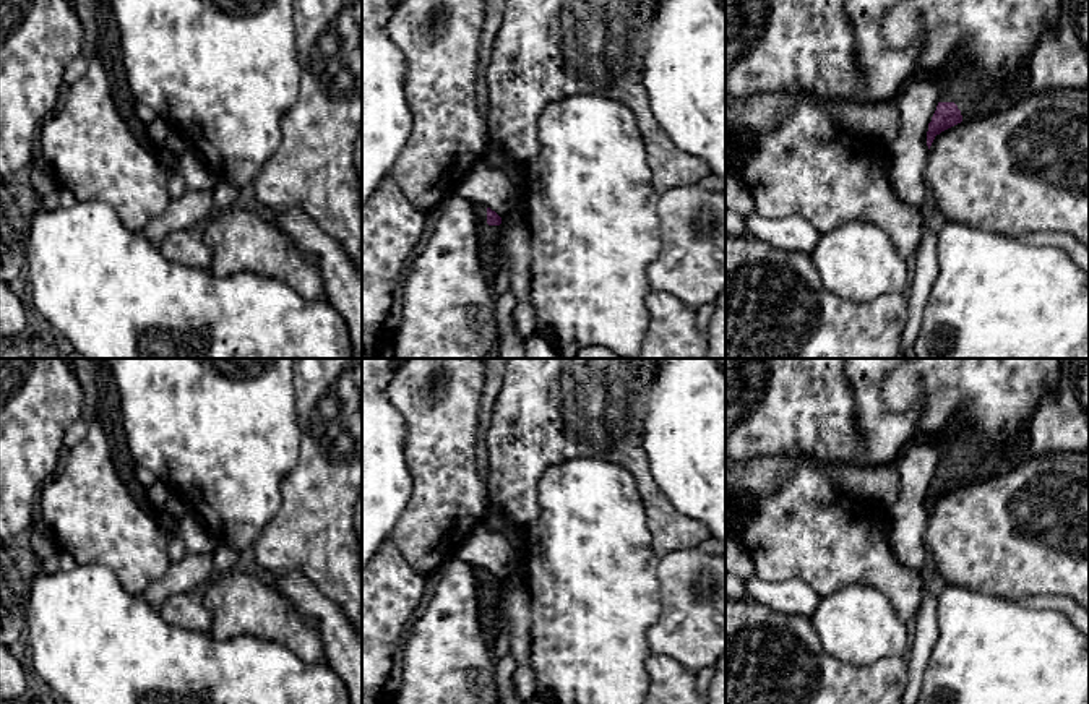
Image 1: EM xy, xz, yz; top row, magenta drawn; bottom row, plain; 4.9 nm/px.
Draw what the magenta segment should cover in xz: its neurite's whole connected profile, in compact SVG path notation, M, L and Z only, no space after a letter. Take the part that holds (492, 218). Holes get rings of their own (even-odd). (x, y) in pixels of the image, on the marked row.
M474 204L474 214L477 221L477 234L482 240L480 263L484 266L487 281L493 284L500 264L497 243L500 235L501 217L484 204Z

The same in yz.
M953 67L938 76L940 102L928 123L927 146L941 131L975 117L985 117L992 112L1006 109L1016 97L1016 92L982 91L972 78L967 67Z

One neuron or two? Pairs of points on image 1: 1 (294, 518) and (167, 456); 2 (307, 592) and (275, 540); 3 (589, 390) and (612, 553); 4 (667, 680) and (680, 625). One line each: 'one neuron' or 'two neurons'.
1: two neurons
2: two neurons
3: two neurons
4: two neurons

